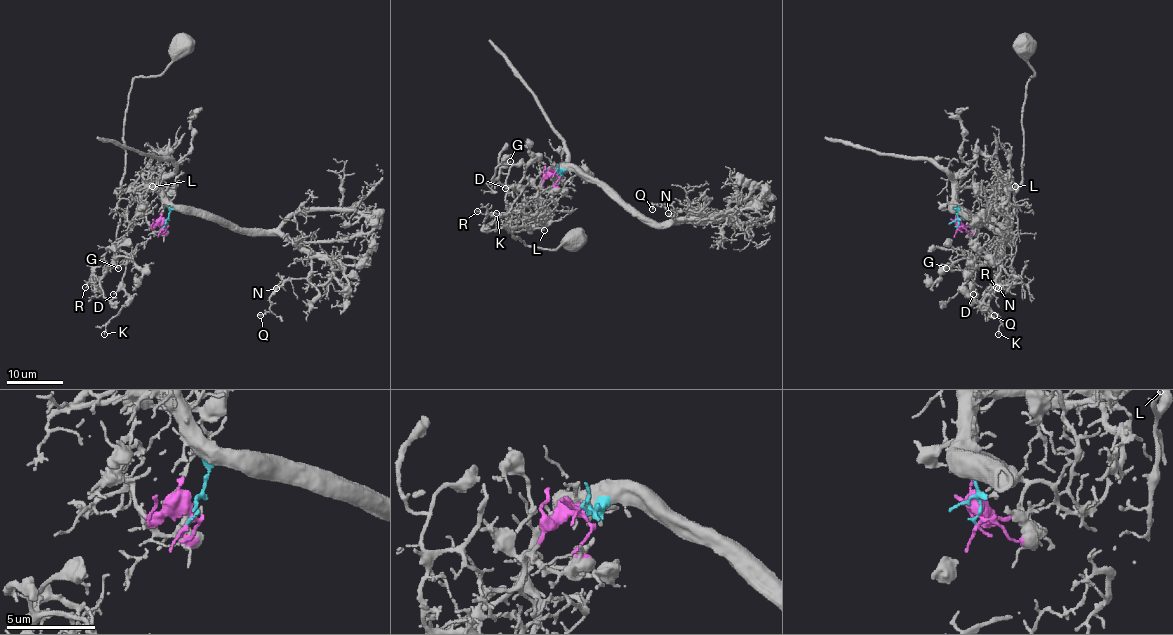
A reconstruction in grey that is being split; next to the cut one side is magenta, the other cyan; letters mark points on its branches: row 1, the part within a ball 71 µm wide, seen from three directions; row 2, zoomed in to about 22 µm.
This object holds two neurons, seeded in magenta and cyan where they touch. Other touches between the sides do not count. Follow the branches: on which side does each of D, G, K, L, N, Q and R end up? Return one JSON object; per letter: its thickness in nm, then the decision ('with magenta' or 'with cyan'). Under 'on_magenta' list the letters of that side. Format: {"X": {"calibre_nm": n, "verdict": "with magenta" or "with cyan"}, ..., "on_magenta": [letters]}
{"D": {"calibre_nm": 150, "verdict": "with magenta"}, "G": {"calibre_nm": 280, "verdict": "with magenta"}, "K": {"calibre_nm": 140, "verdict": "with magenta"}, "L": {"calibre_nm": 200, "verdict": "with magenta"}, "N": {"calibre_nm": 90, "verdict": "with cyan"}, "Q": {"calibre_nm": 100, "verdict": "with cyan"}, "R": {"calibre_nm": 120, "verdict": "with magenta"}, "on_magenta": ["D", "G", "K", "L", "R"]}

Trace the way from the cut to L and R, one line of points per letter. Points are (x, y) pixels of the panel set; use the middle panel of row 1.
L: (557, 173), (544, 180), (518, 215), (529, 229), (544, 230)
R: (557, 173), (525, 201), (518, 215), (518, 227), (522, 226), (488, 230), (485, 216), (477, 211)

